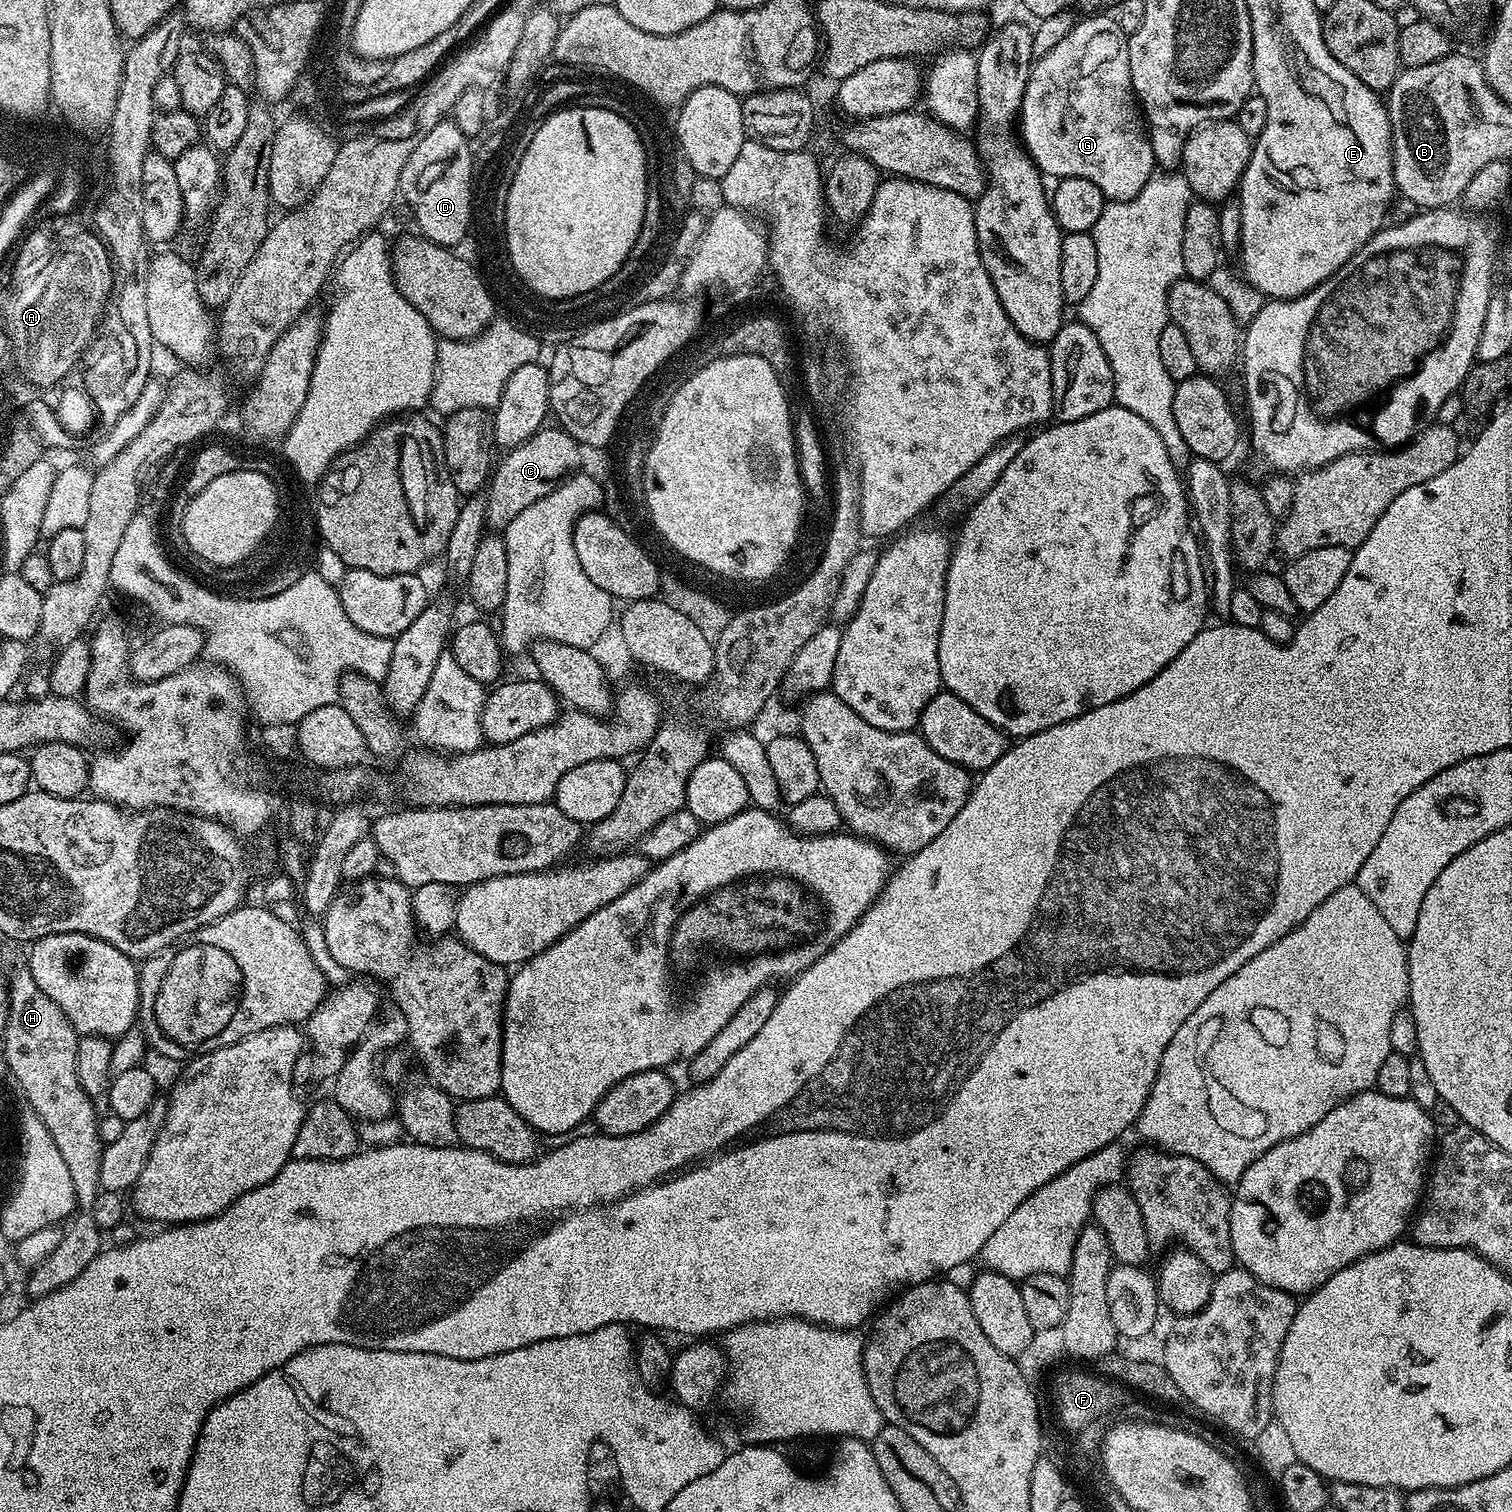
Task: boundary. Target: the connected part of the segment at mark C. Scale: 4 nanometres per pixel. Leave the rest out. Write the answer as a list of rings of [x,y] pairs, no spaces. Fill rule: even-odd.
[[[548,426],[535,432],[526,443],[518,445],[517,448],[507,449],[501,460],[499,457],[498,463],[491,473],[490,483],[486,488],[488,502],[486,506],[487,527],[492,530],[507,528],[510,522],[514,522],[514,518],[518,518],[518,514],[522,514],[522,510],[526,510],[526,506],[534,506],[534,502],[538,502],[543,496],[552,492],[556,484],[563,481],[572,471],[577,469],[575,467],[581,463],[580,452],[581,447],[576,443],[576,440],[564,429],[554,426]]]

